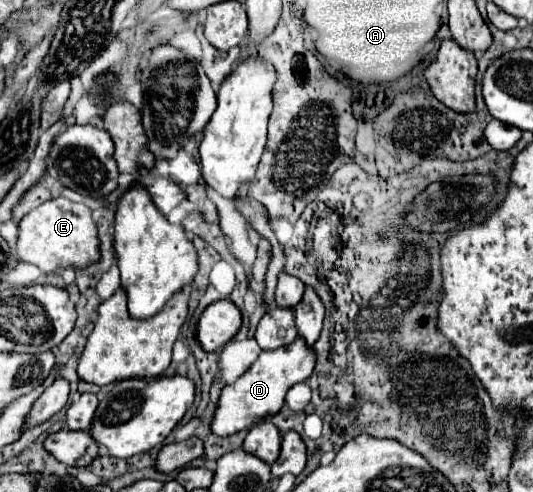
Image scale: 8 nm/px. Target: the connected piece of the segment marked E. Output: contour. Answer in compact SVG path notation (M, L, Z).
M66 197L50 199L32 213L24 215L18 225L16 247L22 261L38 265L44 273L58 273L66 267L86 269L100 261L100 239L90 207L84 203L74 203Z

